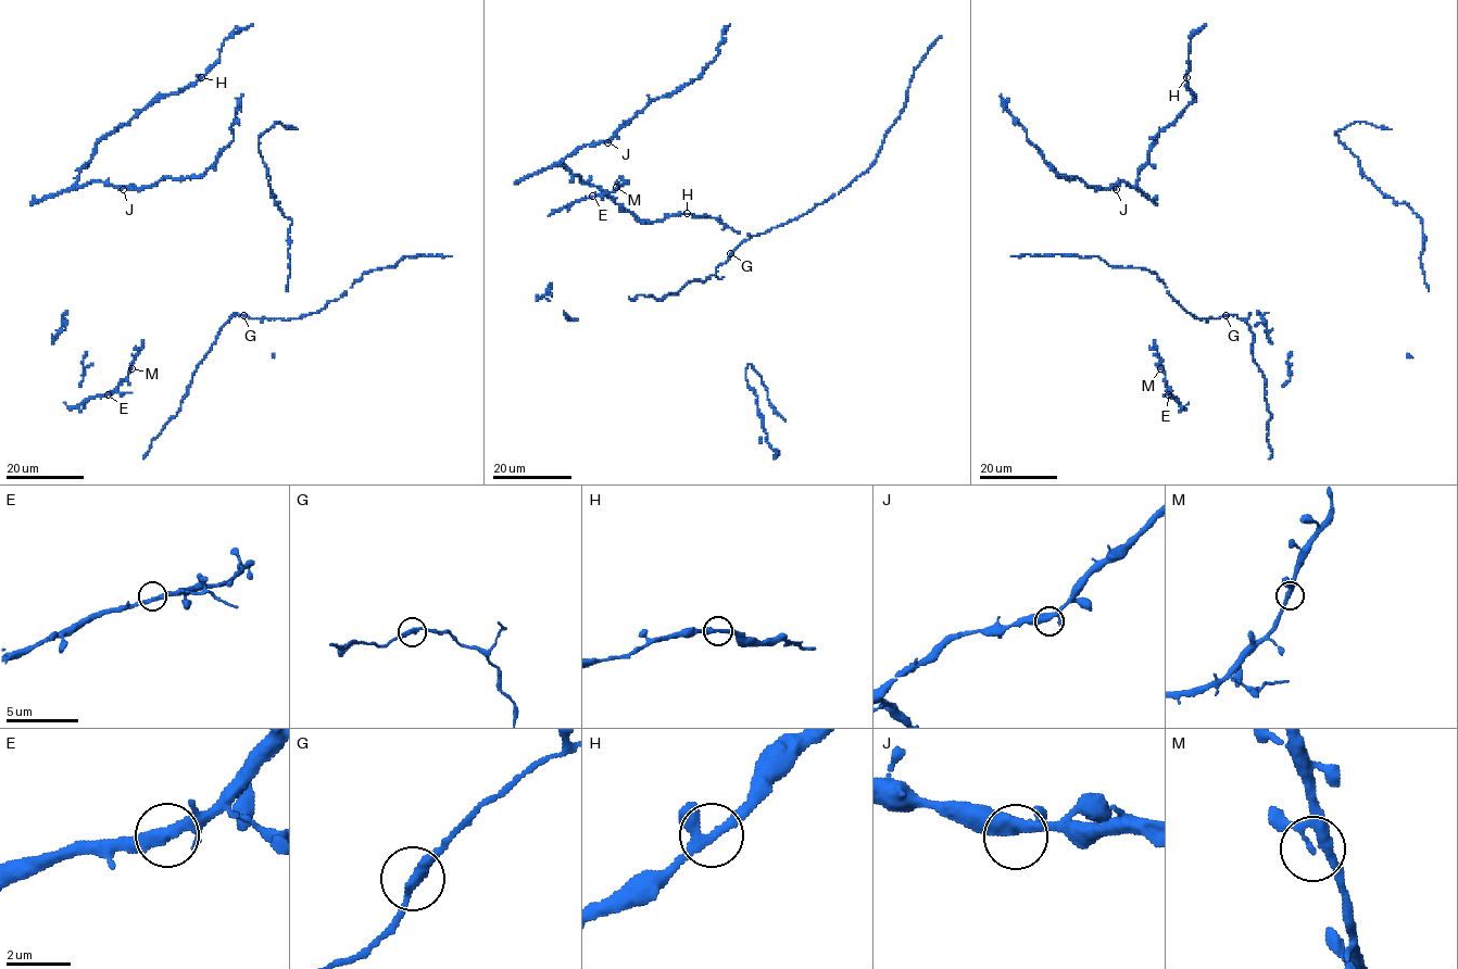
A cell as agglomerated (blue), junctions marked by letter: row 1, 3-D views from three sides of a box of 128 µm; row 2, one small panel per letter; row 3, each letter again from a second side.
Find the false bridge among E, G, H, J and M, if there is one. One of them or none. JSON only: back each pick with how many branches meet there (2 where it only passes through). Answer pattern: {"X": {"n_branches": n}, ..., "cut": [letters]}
{"cut": []}

